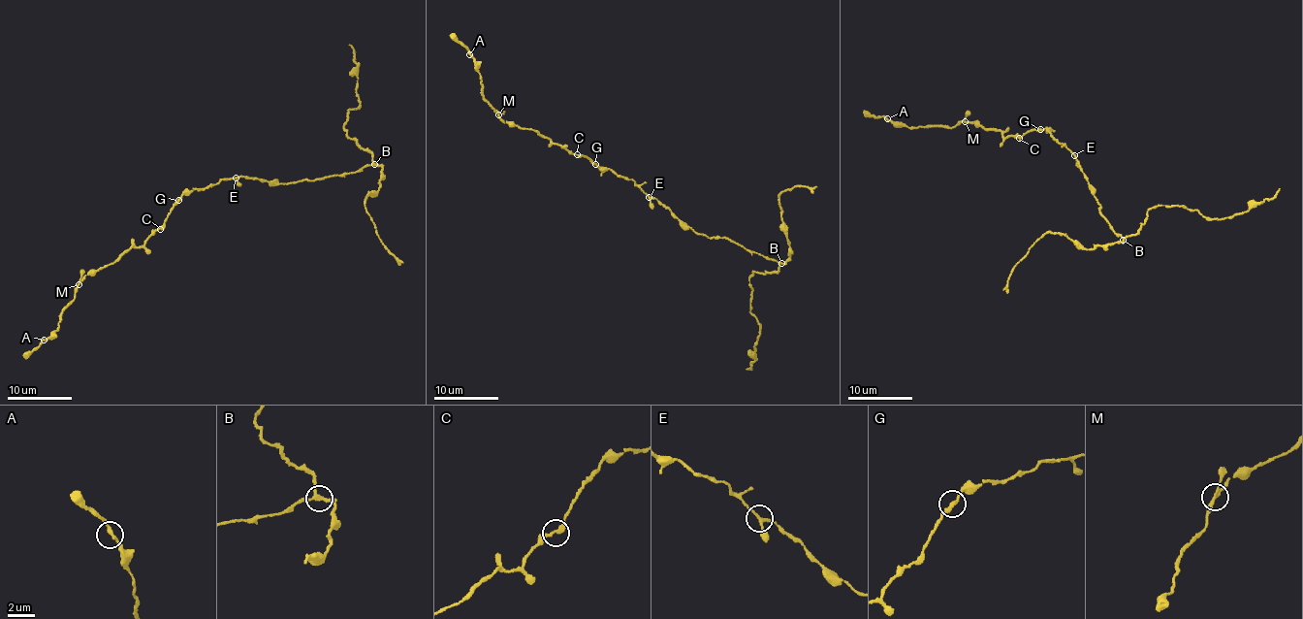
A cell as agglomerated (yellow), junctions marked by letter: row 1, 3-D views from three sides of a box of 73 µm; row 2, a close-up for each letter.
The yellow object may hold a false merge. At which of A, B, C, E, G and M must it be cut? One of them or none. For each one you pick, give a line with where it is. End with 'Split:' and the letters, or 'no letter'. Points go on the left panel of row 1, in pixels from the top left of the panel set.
B: (374, 164)
Split: B

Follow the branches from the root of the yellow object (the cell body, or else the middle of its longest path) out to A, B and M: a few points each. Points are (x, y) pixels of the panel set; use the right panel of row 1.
A: (1075, 156), (1047, 129), (1004, 137), (978, 120), (917, 127), (896, 125), (887, 118)
B: (1075, 156), (1100, 205), (1099, 213), (1124, 241)
M: (1075, 156), (1047, 129), (1004, 137), (998, 129), (984, 129), (978, 120), (965, 121)

